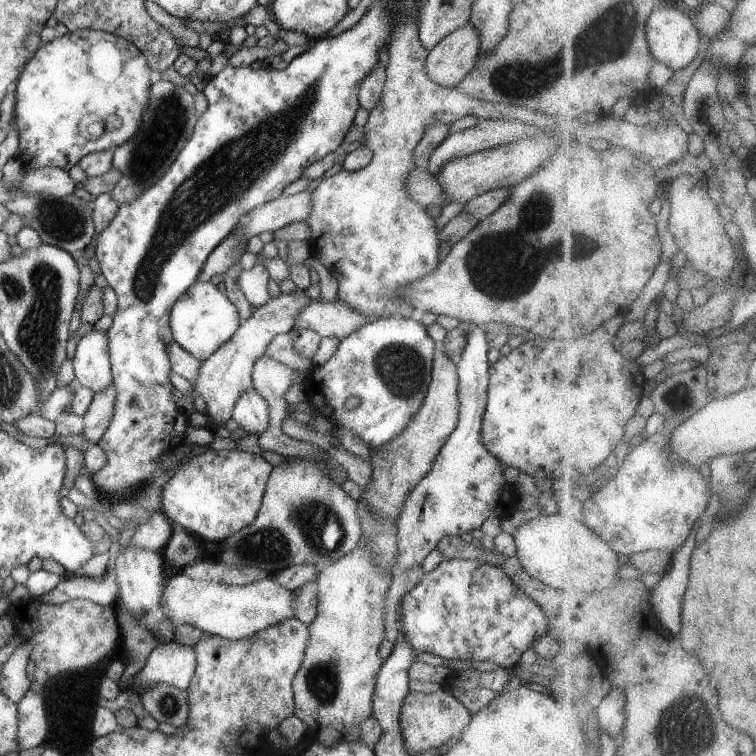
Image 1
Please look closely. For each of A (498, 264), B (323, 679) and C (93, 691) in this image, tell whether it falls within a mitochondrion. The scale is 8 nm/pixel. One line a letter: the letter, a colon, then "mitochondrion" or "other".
A: mitochondrion
B: mitochondrion
C: other

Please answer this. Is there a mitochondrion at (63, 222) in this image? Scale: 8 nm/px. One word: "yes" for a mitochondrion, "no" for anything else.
yes

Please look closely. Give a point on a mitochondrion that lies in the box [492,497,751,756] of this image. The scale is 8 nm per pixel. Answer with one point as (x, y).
(693, 718)

